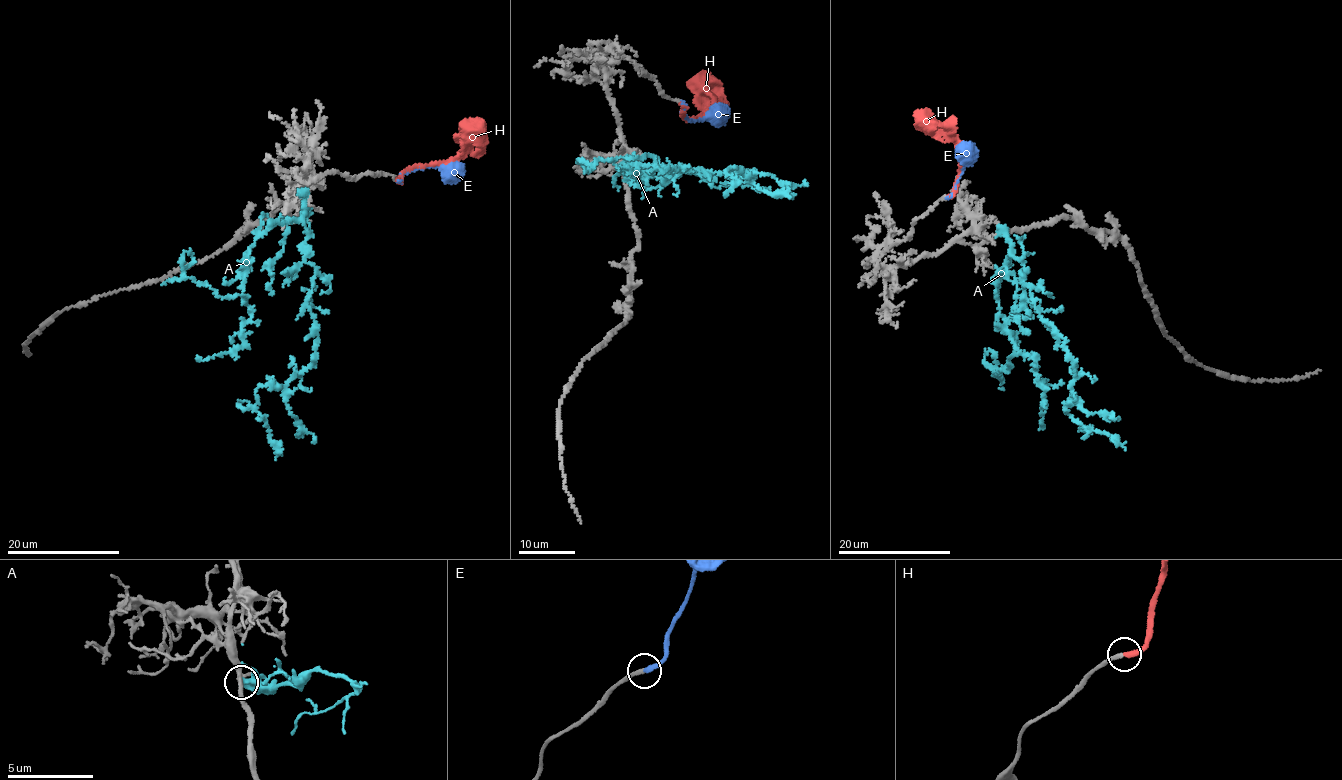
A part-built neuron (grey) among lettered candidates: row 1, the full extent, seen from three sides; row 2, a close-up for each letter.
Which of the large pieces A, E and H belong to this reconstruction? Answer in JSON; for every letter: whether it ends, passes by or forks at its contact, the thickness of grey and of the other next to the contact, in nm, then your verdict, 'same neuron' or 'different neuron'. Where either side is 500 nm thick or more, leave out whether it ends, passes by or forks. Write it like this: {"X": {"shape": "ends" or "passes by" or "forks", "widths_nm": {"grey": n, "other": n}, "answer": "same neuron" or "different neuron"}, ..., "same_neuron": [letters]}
{"A": {"shape": "forks", "widths_nm": {"grey": 300, "other": 320}, "answer": "different neuron"}, "E": {"shape": "ends", "widths_nm": {"grey": 240, "other": 260}, "answer": "same neuron"}, "H": {"shape": "ends", "widths_nm": {"grey": 240, "other": 320}, "answer": "different neuron"}, "same_neuron": ["E"]}

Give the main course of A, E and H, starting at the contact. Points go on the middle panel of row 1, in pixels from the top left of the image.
A: (625, 180), (651, 175), (666, 181), (675, 171), (699, 167), (750, 176), (730, 168), (726, 174), (790, 198)
E: (681, 101), (683, 115), (693, 120), (722, 118), (728, 111)
H: (681, 103), (684, 109), (681, 111), (688, 119), (695, 119), (712, 107), (714, 99), (704, 86), (701, 74)

